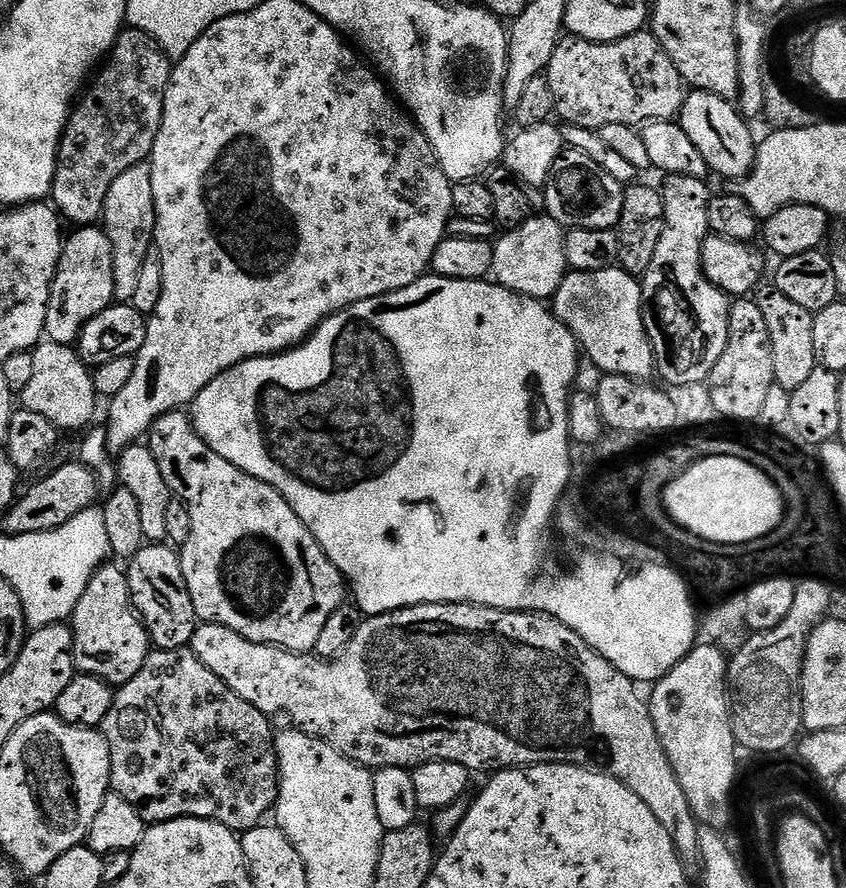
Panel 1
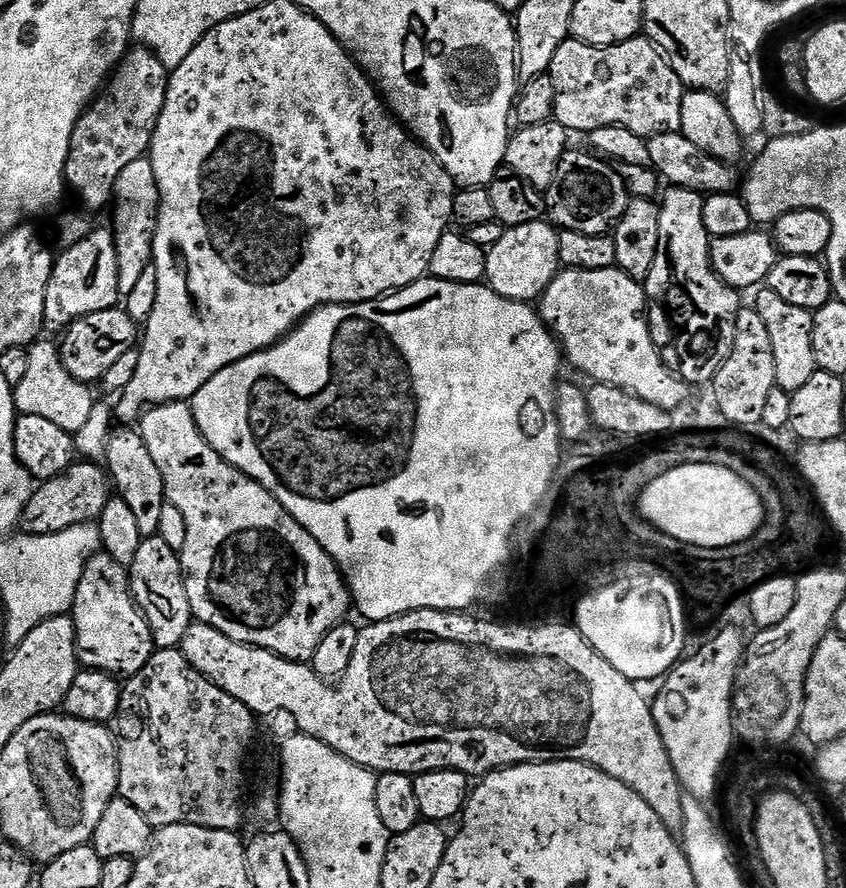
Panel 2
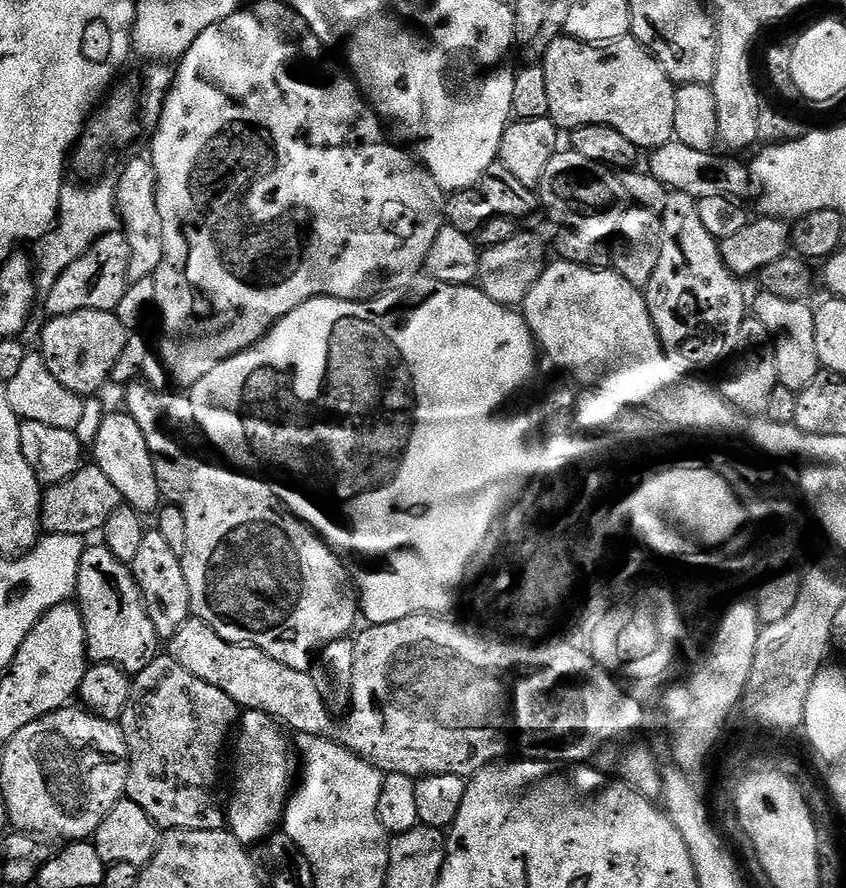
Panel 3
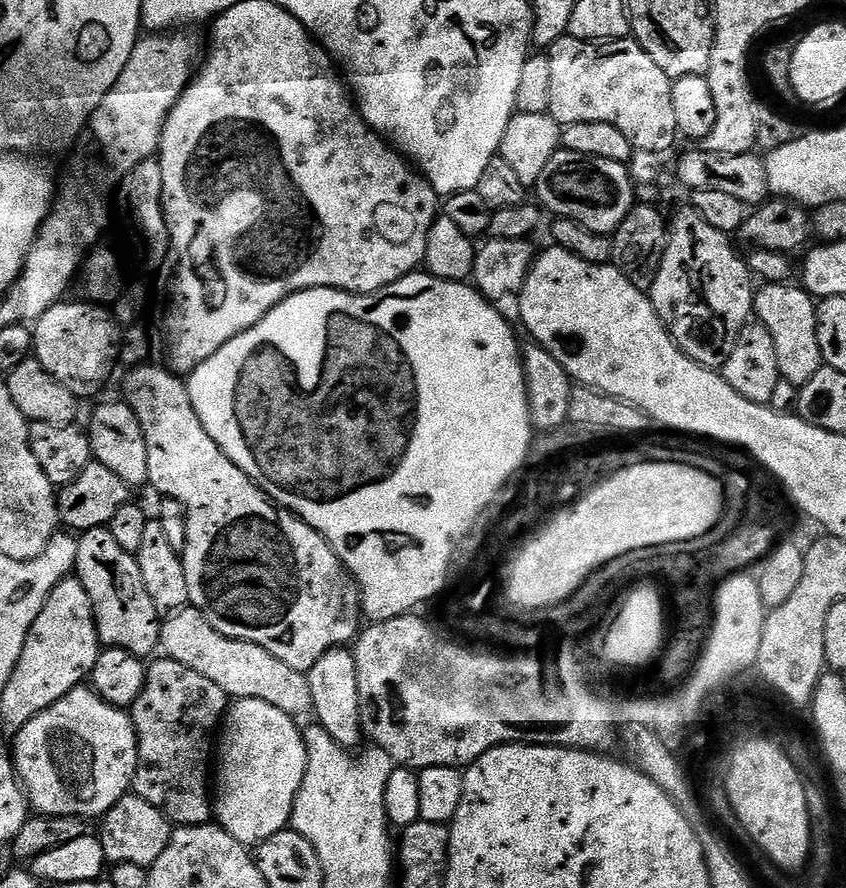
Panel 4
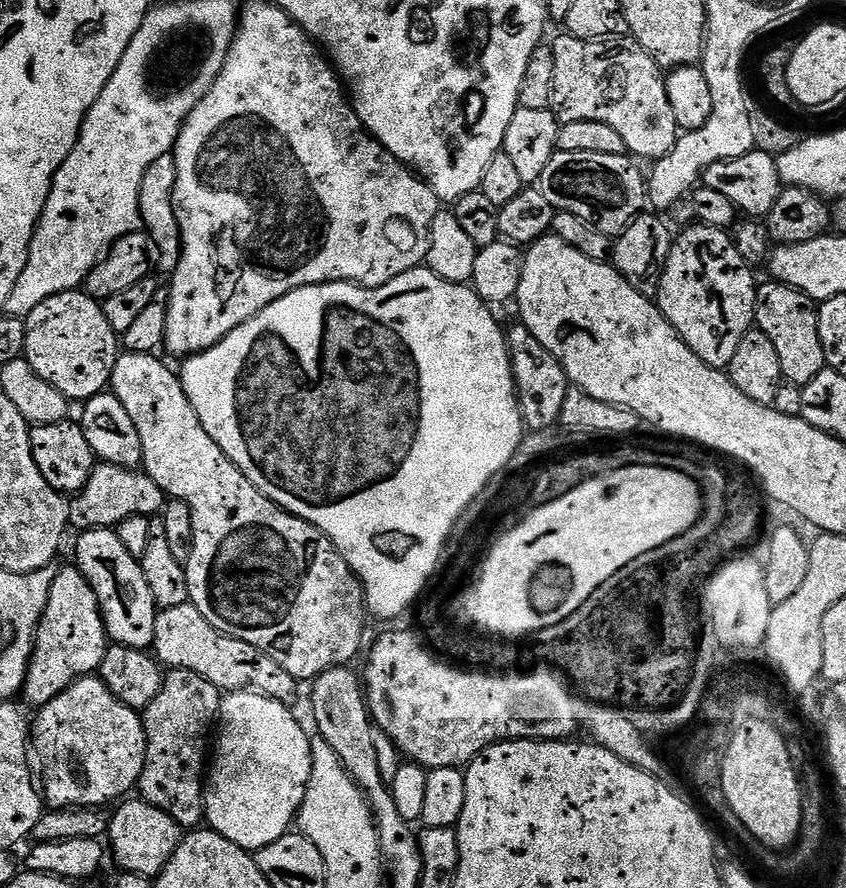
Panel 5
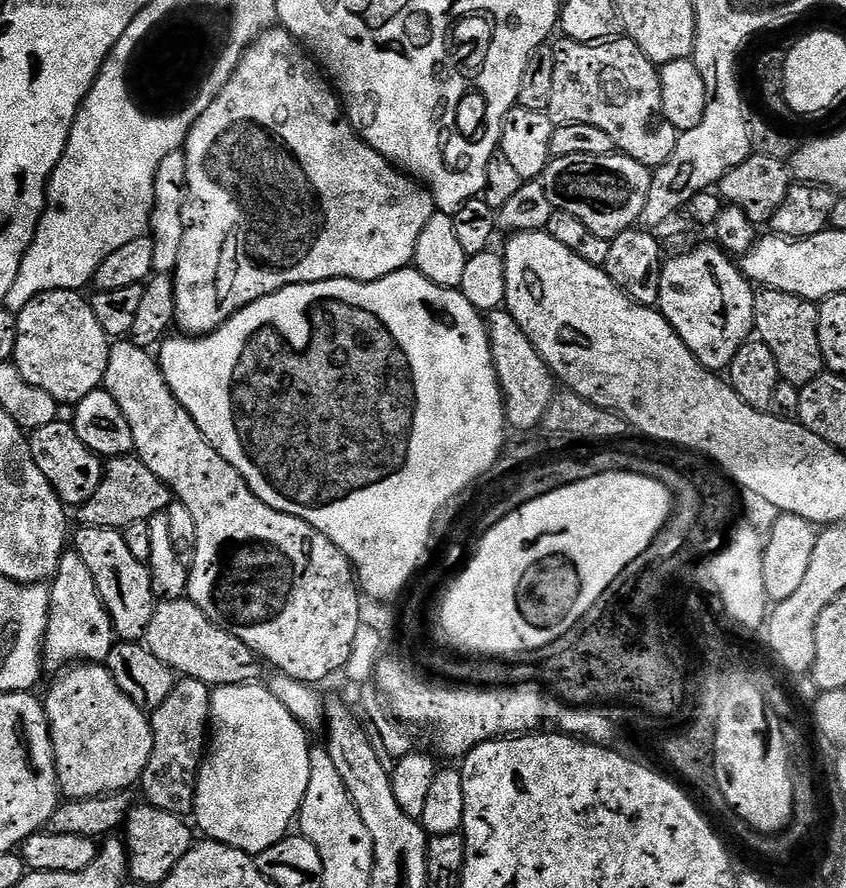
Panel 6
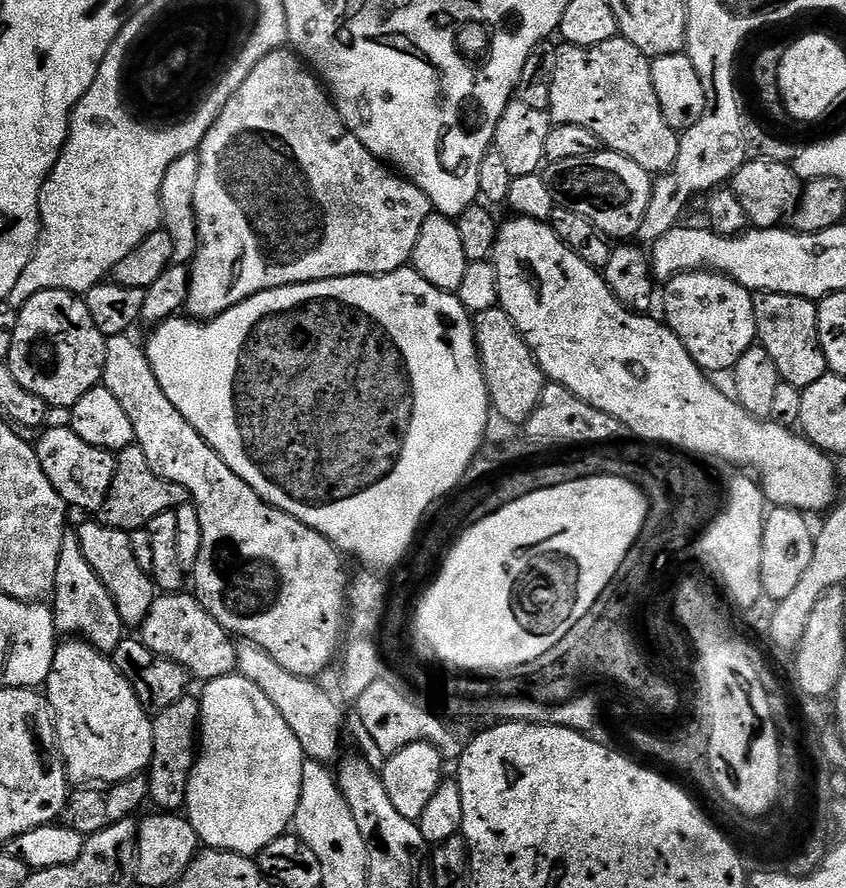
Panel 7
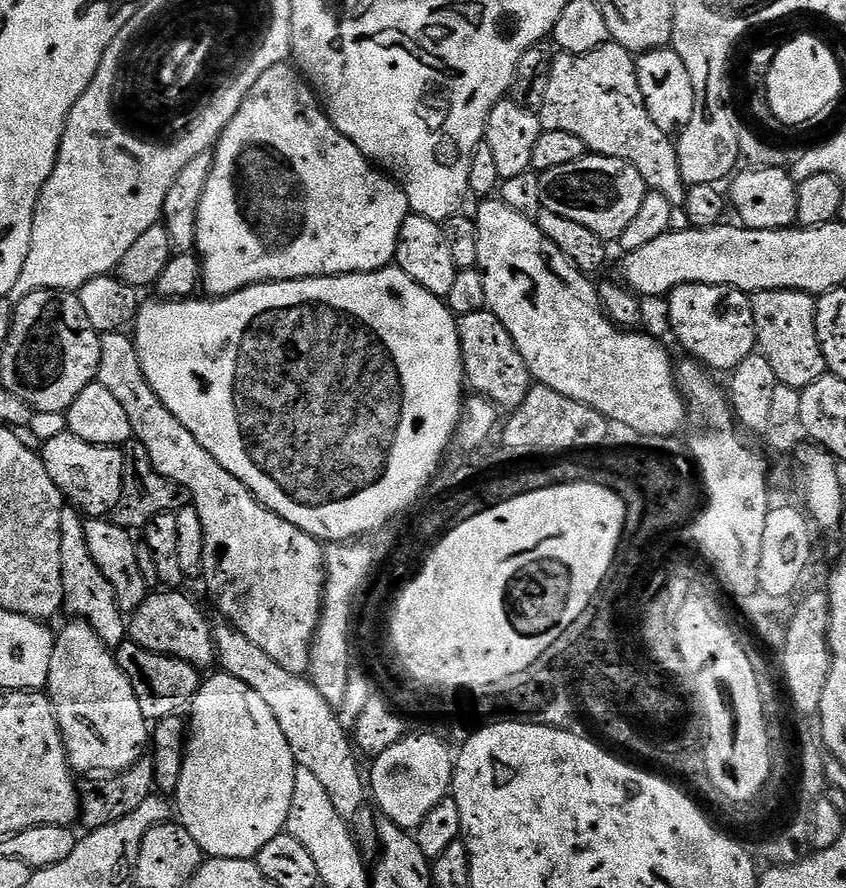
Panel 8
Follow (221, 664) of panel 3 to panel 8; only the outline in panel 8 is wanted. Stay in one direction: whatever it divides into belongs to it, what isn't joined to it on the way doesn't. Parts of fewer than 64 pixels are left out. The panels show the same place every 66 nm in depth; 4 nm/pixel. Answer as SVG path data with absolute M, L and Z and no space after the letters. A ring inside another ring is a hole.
M180 590L153 591L131 613L128 620L128 640L142 646L151 652L163 656L173 656L185 660L199 670L205 670L217 663L216 637L213 625L208 625L204 612L188 596L183 596Z

